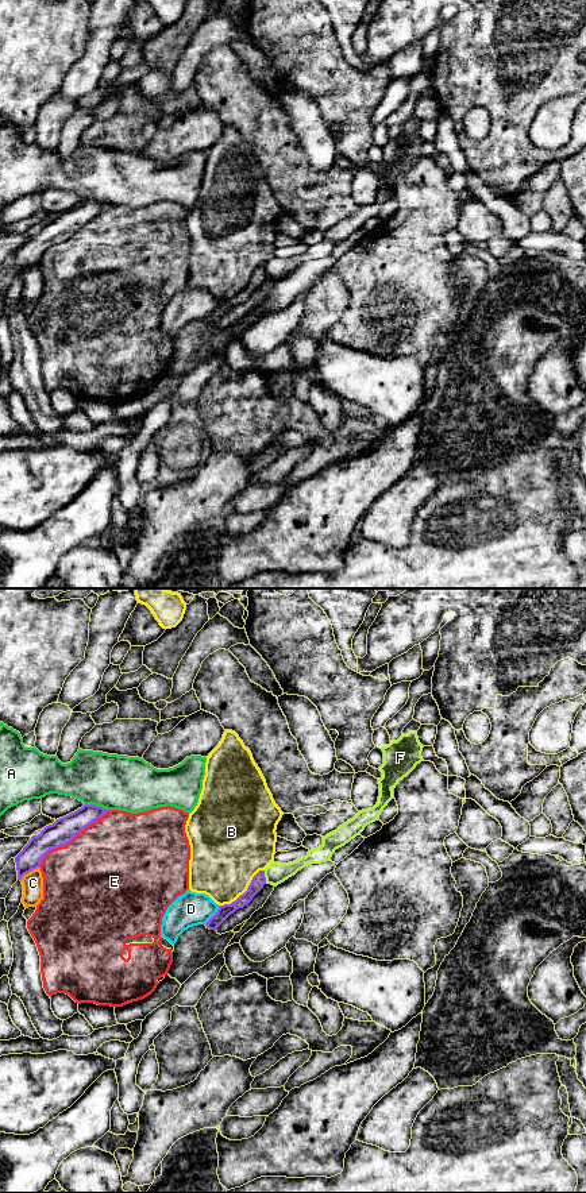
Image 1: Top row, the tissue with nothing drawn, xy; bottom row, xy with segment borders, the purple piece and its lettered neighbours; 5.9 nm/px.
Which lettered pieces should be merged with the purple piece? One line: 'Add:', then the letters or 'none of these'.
Add: none of these

